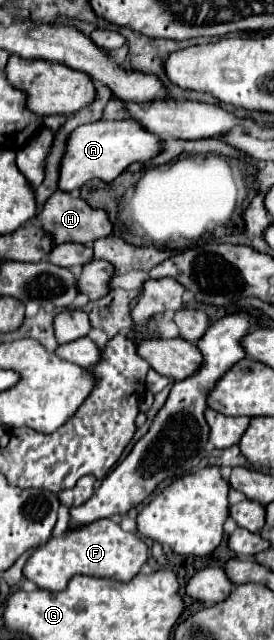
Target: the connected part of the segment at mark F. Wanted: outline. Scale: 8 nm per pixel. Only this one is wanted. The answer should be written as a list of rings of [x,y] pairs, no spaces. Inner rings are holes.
[[[105,518],[95,520],[85,526],[65,530],[61,536],[51,536],[47,544],[39,546],[23,566],[23,576],[35,582],[39,588],[63,590],[67,580],[75,574],[115,578],[119,582],[129,582],[139,568],[149,558],[149,548],[141,536],[125,532],[117,522]]]

